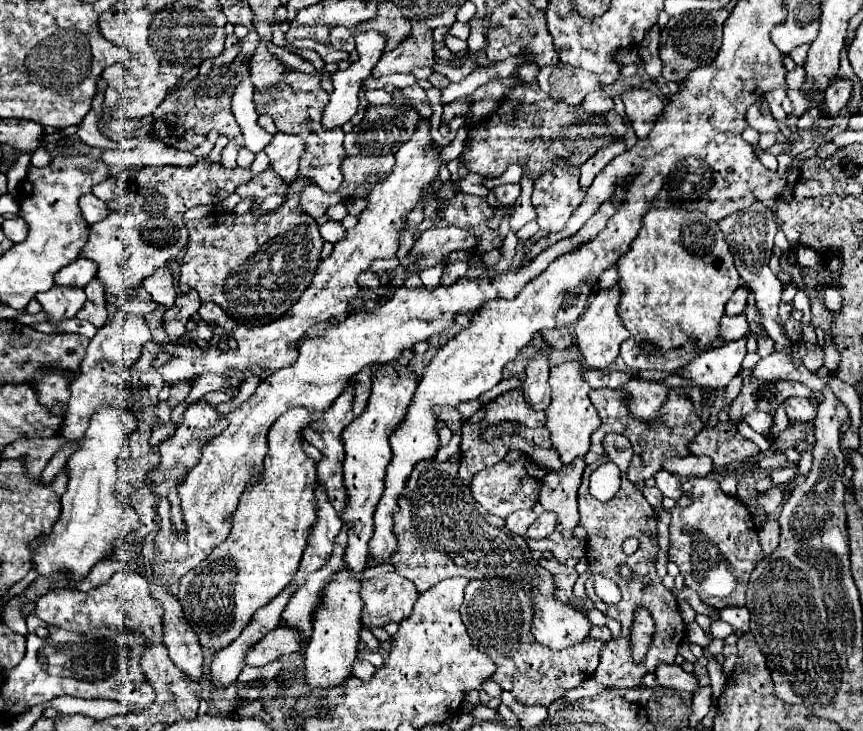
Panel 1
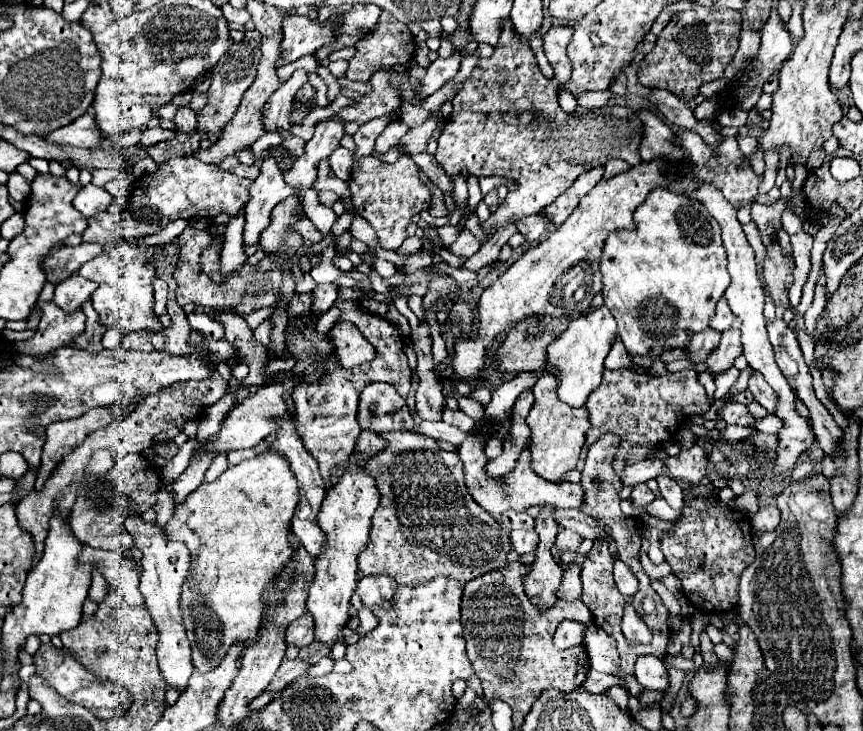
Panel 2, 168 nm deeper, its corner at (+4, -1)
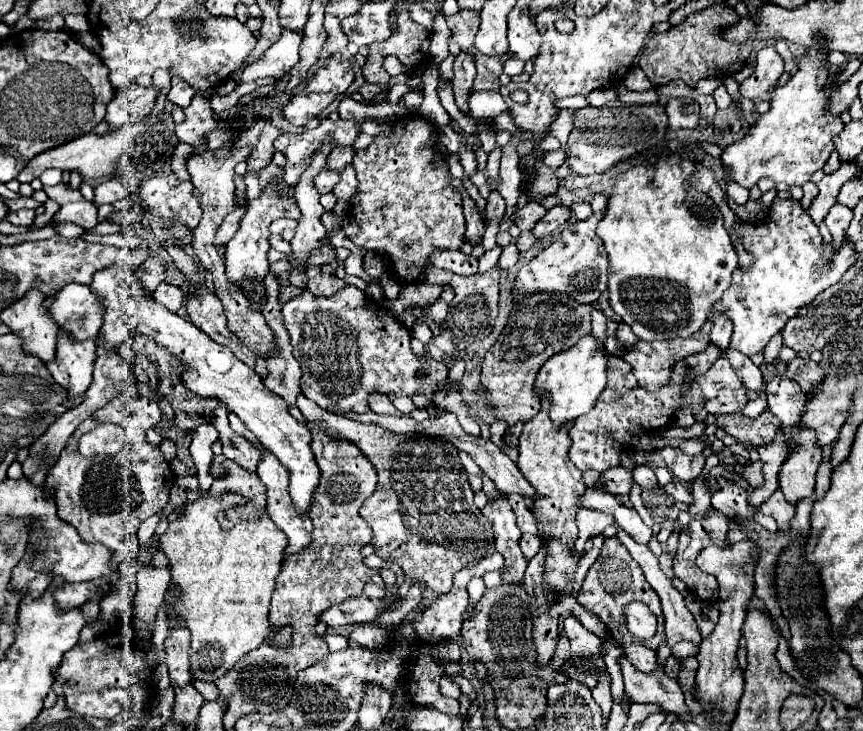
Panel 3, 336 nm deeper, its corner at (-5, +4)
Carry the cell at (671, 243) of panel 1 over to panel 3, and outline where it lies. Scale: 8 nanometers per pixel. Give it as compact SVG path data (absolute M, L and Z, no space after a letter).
M669 156L665 160L659 160L655 166L633 166L625 172L621 172L615 180L613 192L609 194L609 202L607 202L607 214L603 216L603 220L597 226L597 234L601 236L601 240L605 242L605 250L609 254L609 304L611 308L621 316L621 320L625 324L629 324L633 328L633 334L639 340L669 340L669 338L689 338L693 336L697 330L701 330L701 326L707 322L709 312L713 308L713 304L721 298L721 294L729 288L731 284L731 274L733 270L739 266L739 258L735 252L735 246L731 244L731 238L723 226L723 216L721 210L717 208L717 204L713 204L713 200L709 196L705 196L703 192L697 192L691 184L689 184L689 174L693 172L693 162L687 156Z

